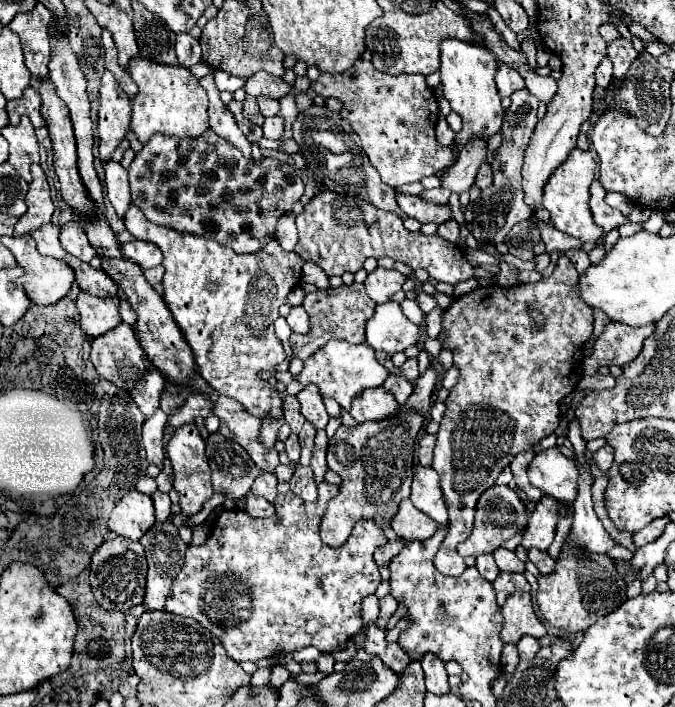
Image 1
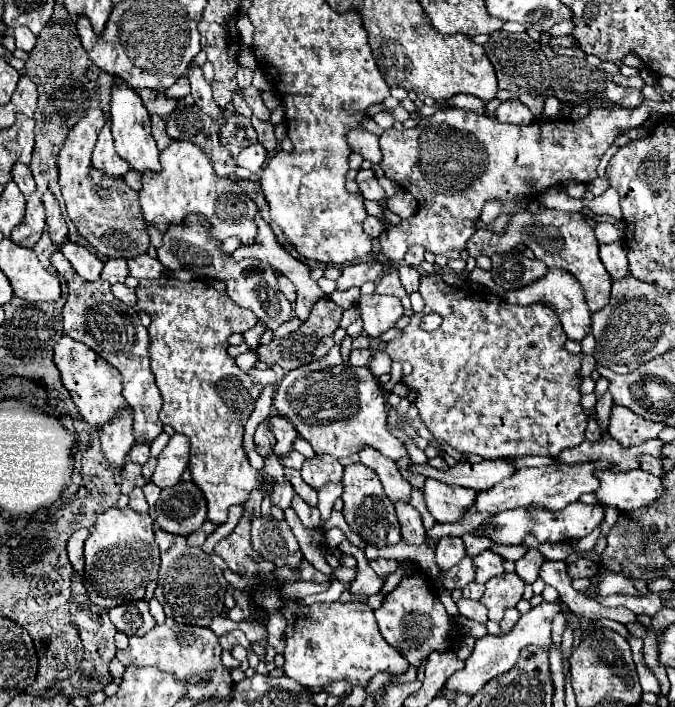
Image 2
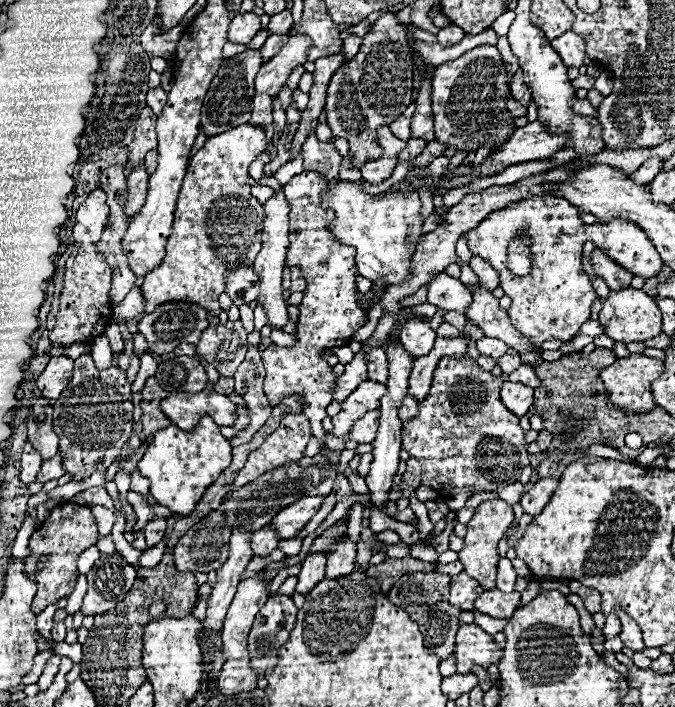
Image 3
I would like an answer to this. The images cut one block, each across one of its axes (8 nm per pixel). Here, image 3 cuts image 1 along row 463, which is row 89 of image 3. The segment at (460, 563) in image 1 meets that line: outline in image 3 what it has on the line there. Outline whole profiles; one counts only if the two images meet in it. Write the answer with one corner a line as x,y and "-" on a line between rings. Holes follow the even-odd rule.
476,46
452,62
436,66
432,78
432,112
434,140
454,146
456,152
476,152
484,144
492,144
490,154
500,150
512,136
514,116
506,110
510,84
504,60
496,46

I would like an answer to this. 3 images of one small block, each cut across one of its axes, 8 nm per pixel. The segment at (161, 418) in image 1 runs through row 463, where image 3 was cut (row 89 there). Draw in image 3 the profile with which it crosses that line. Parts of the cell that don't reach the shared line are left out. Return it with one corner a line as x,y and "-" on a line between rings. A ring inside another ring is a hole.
158,86
158,88
152,88
146,96
146,104
152,108
152,112
158,116
162,112
162,106
166,104
166,92

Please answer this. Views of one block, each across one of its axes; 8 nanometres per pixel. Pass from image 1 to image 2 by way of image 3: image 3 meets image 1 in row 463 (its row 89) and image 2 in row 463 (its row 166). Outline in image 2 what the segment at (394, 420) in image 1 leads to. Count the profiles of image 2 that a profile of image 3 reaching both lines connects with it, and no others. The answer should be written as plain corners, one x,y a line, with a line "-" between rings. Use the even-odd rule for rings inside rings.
360,462
350,464
350,466
344,468
342,484
344,484
344,492
342,492
344,510
342,510
342,514
344,514
346,522
350,524
350,528
366,544
372,544
376,548
398,544
402,538
400,538
400,524
398,524
398,518
396,518
396,510
394,510
394,504
388,502
382,486
380,486
380,480
376,478
376,472
368,470

